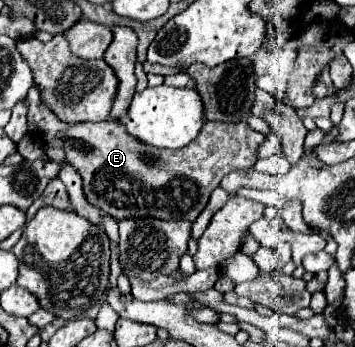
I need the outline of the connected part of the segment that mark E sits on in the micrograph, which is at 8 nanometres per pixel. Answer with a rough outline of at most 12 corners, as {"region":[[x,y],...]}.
{"region":[[26,96],[106,216],[194,222],[264,134],[206,122],[156,150],[122,122],[64,124]]}

